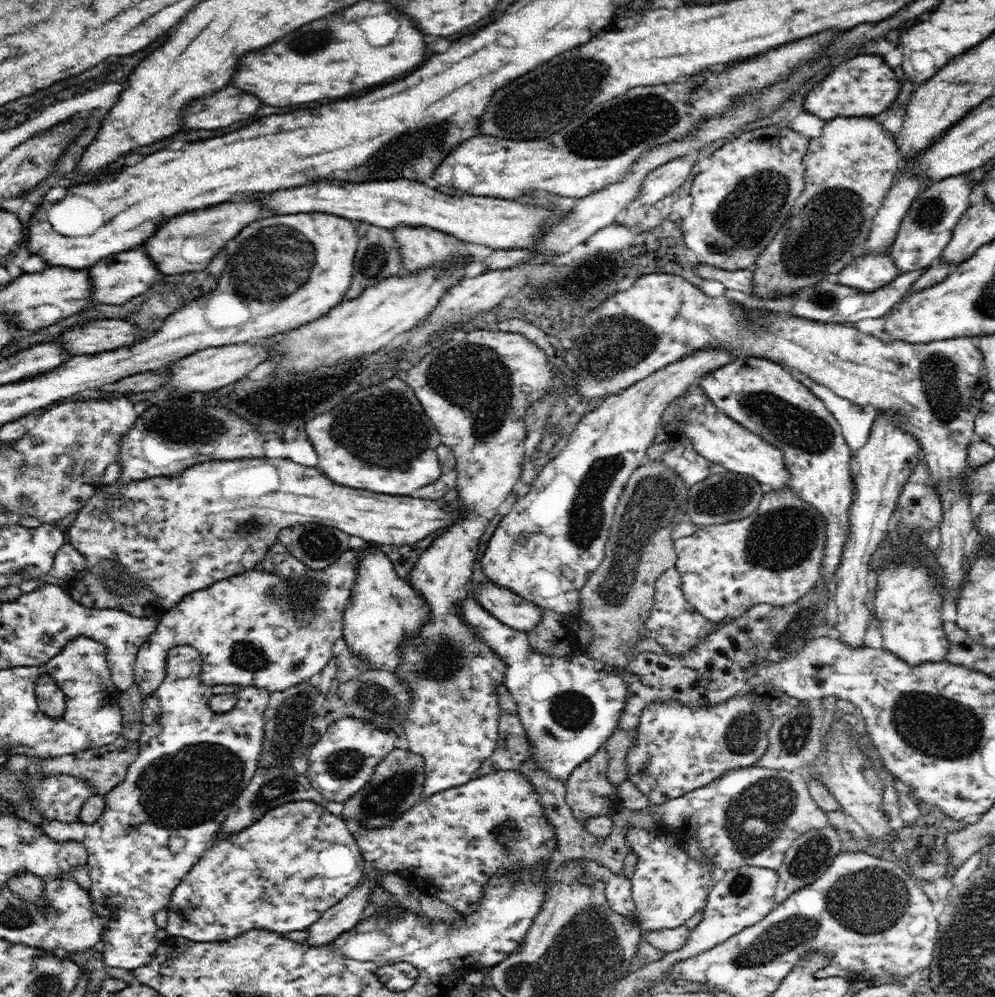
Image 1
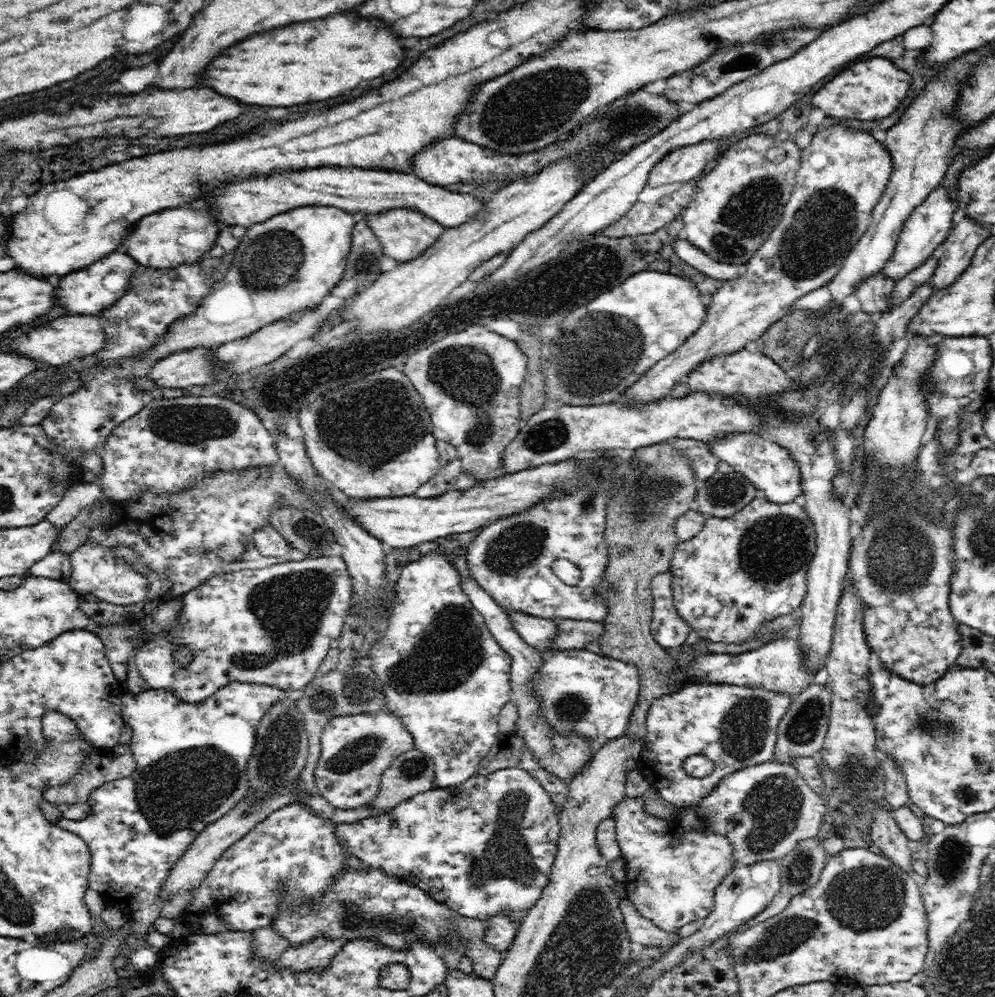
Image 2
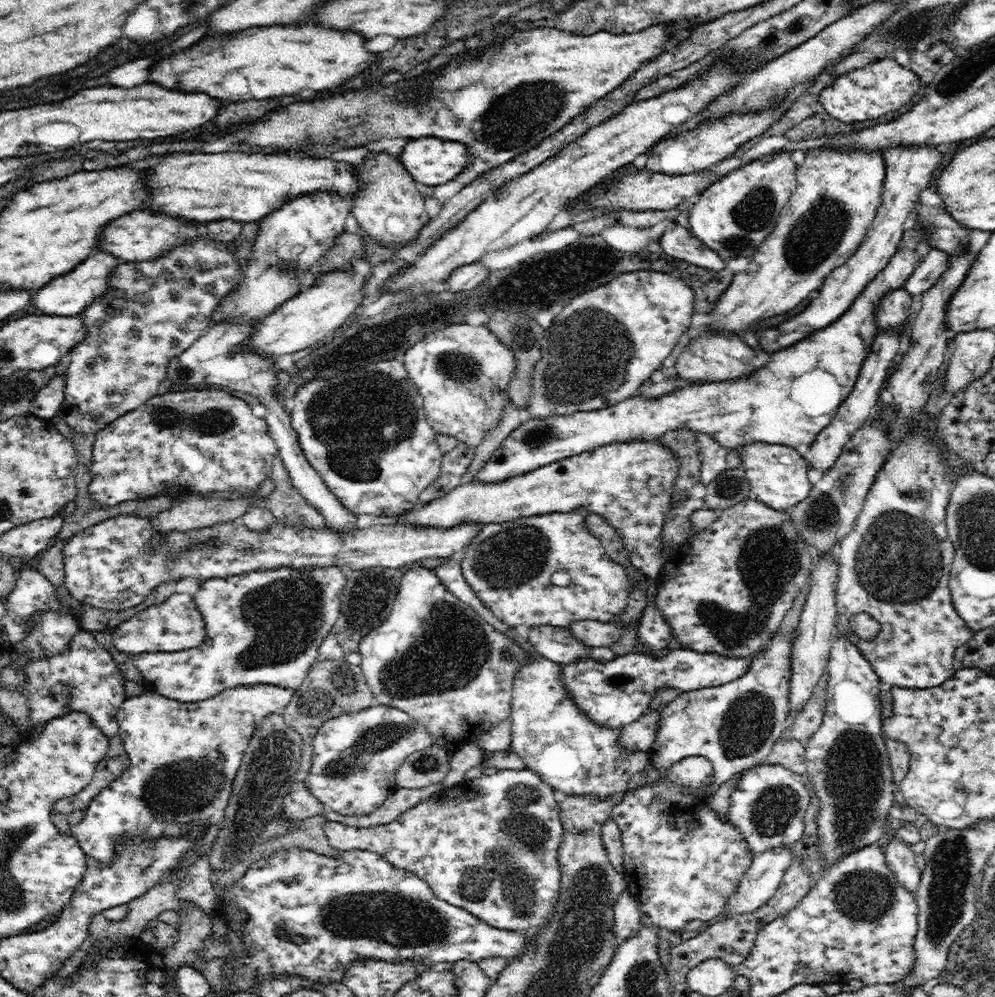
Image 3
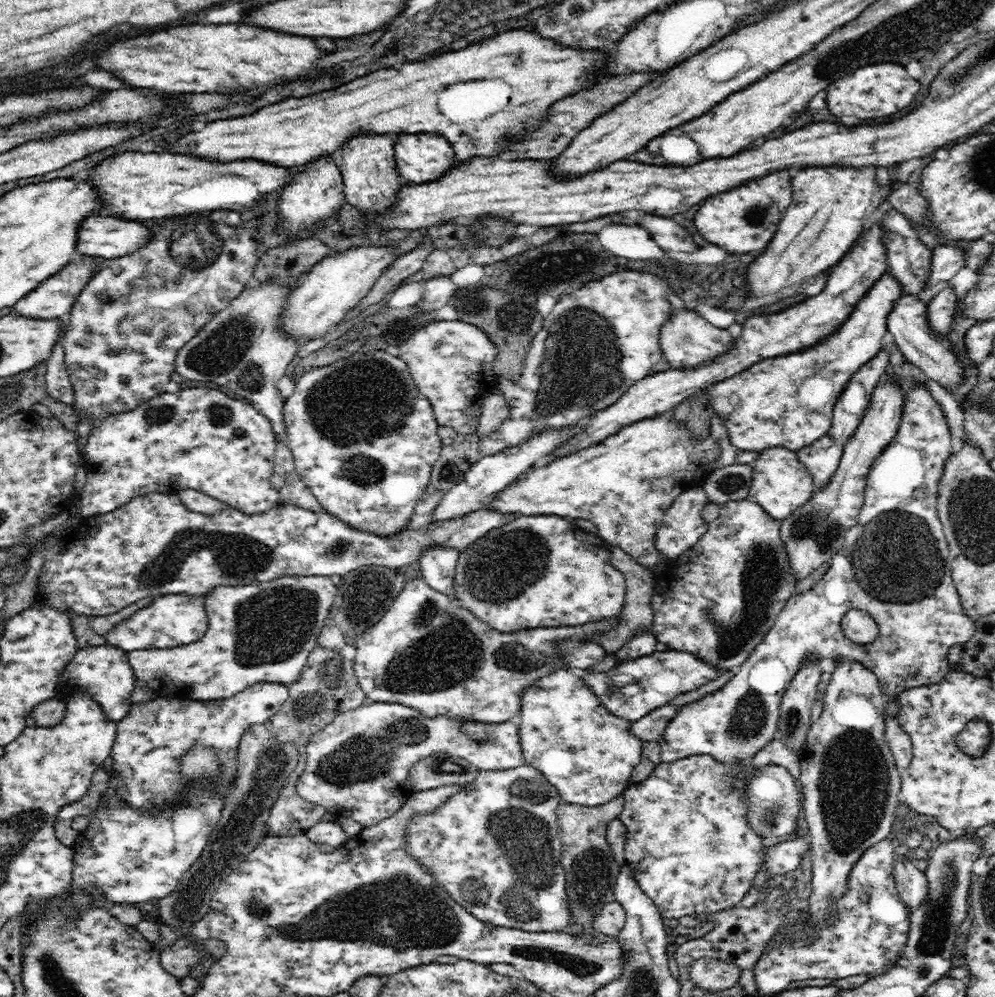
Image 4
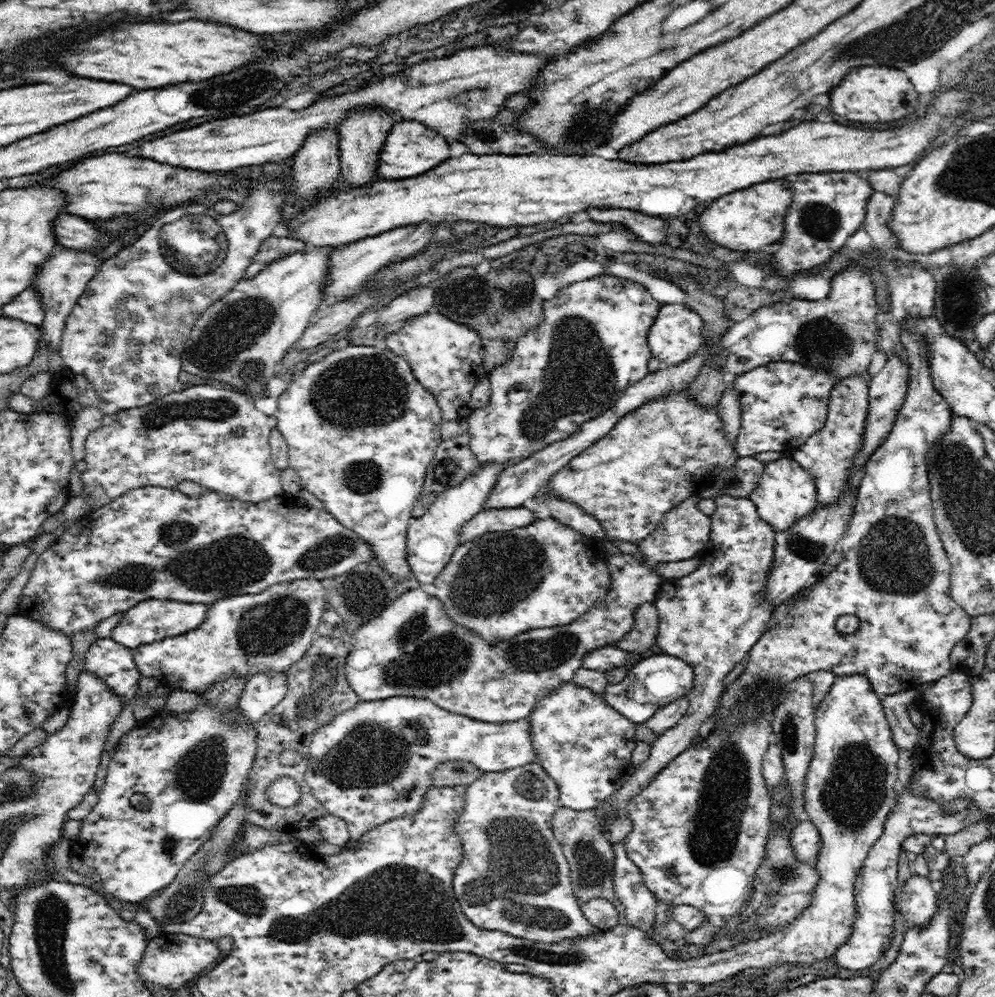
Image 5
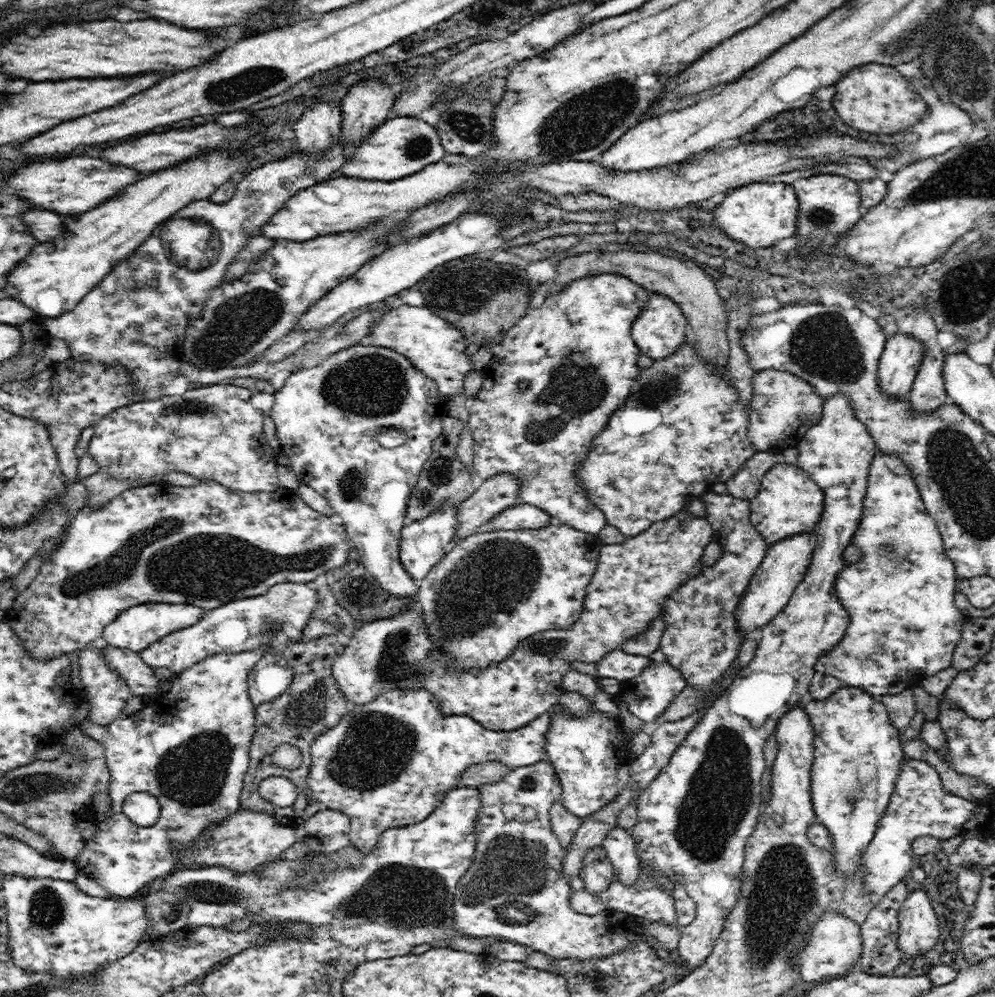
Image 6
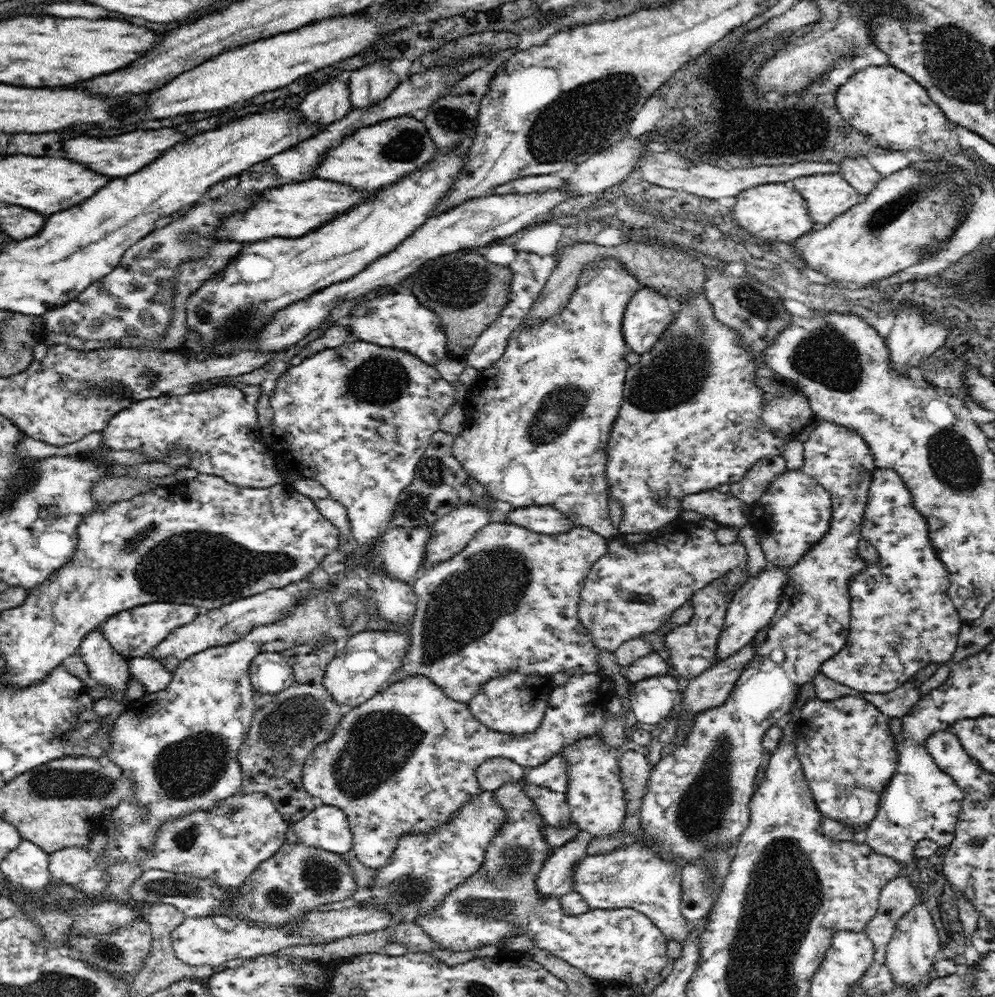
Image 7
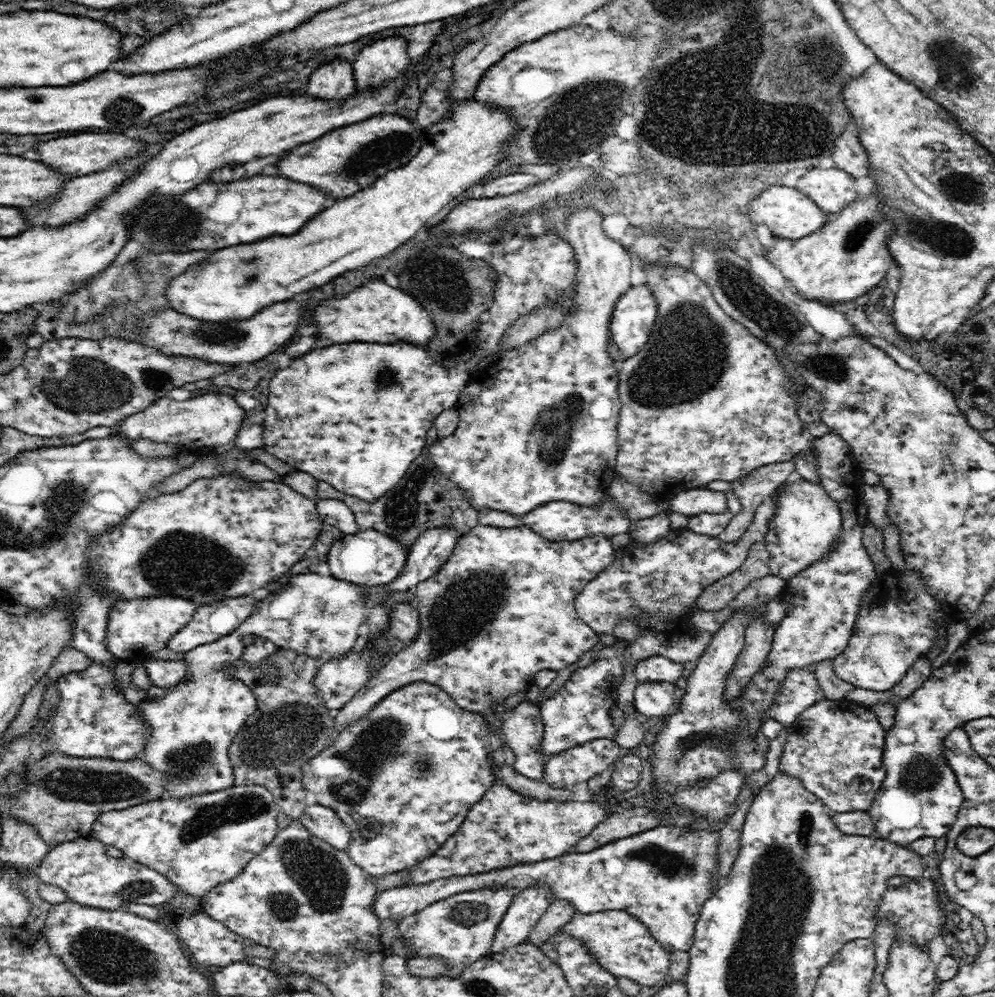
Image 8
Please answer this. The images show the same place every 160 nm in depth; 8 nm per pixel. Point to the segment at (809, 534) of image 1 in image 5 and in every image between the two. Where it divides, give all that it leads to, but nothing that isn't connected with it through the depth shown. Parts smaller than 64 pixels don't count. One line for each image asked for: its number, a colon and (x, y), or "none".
2: (740, 571)
3: (725, 591)
4: (718, 600)
5: (711, 618)

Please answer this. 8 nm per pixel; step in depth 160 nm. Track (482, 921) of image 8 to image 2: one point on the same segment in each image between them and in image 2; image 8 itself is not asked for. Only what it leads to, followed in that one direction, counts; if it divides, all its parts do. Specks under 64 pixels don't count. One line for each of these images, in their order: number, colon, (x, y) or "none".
2: (485, 847)
3: (489, 845)
4: (494, 846)
5: (513, 877)
6: (515, 890)
7: (623, 944)

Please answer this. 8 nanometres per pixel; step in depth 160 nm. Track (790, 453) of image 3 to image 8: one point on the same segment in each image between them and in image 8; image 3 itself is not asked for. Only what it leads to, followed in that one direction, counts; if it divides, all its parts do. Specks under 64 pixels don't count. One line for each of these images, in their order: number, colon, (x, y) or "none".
4: (780, 484)
5: (786, 492)
6: (788, 503)
7: (795, 512)
8: (806, 523)

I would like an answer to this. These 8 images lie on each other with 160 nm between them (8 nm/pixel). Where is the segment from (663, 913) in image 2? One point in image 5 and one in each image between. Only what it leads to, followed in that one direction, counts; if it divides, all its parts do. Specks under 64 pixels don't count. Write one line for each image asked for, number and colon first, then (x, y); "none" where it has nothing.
3: (682, 862)
4: (688, 842)
5: (699, 832)

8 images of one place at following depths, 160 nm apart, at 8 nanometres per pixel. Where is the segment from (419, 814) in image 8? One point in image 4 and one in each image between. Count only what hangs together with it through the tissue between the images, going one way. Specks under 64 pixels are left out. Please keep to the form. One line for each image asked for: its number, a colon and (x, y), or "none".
4: (357, 766)
5: (373, 763)
6: (386, 764)
7: (403, 762)

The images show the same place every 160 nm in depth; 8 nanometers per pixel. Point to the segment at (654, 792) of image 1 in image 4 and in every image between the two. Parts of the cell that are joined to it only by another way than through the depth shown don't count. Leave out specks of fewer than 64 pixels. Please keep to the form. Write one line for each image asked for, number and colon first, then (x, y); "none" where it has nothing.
2: (736, 727)
3: (735, 725)
4: (894, 564)

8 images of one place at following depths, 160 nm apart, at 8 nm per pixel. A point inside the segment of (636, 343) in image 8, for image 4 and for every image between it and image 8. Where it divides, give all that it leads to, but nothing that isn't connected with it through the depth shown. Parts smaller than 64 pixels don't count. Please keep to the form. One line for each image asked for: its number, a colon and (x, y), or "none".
4: (686, 339)
5: (676, 332)
6: (658, 331)
7: (648, 313)

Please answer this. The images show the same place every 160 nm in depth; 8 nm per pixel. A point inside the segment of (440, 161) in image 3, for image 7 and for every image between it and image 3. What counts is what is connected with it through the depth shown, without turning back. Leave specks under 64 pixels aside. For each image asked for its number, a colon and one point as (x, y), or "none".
4: (423, 157)
5: (411, 148)
6: (403, 145)
7: (376, 155)

